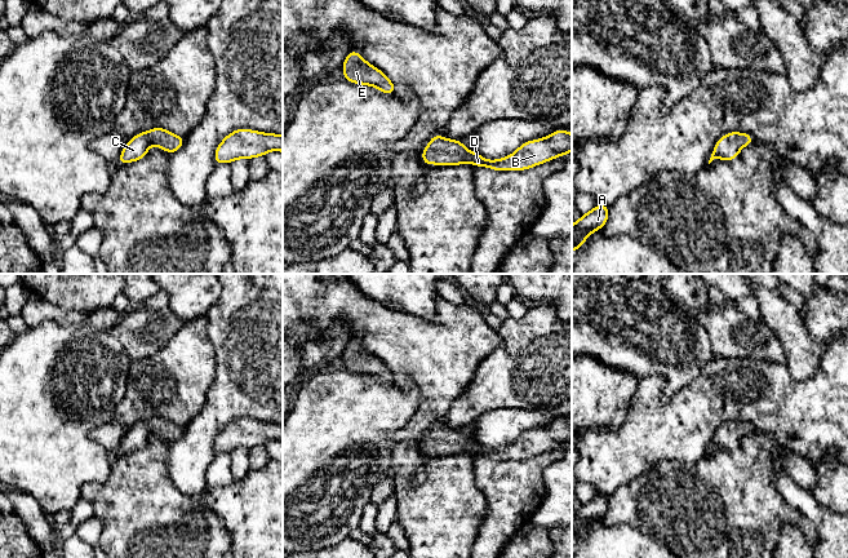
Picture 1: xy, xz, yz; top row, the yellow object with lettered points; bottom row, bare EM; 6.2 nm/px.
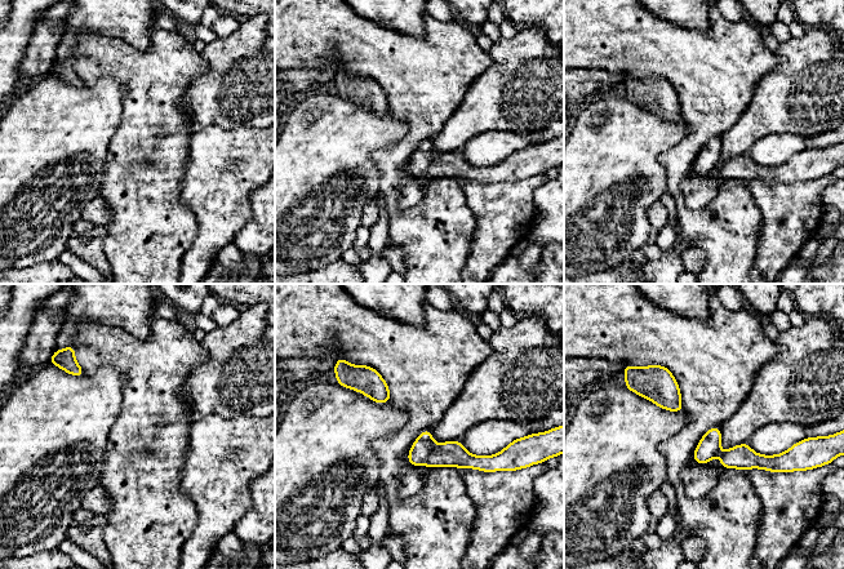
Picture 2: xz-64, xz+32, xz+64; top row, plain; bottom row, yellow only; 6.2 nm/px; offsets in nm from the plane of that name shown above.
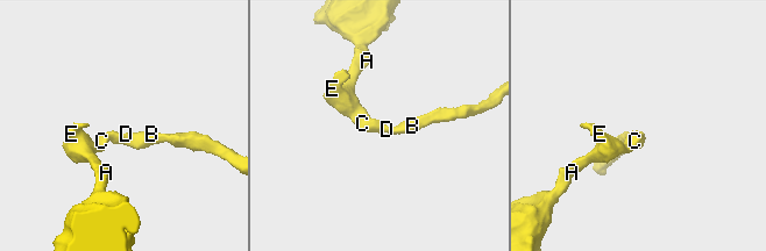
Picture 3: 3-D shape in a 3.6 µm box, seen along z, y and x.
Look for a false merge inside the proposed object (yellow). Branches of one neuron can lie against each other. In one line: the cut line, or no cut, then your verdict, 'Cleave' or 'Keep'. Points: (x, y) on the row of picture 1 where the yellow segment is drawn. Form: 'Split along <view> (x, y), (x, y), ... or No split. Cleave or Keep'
No split. Keep

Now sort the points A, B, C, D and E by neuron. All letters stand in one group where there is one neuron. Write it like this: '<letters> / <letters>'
A B C D E

